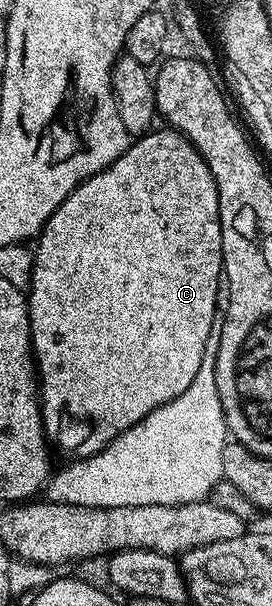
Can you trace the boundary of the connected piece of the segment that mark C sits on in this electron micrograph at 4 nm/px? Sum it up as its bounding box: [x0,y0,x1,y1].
[26,128,224,460]

